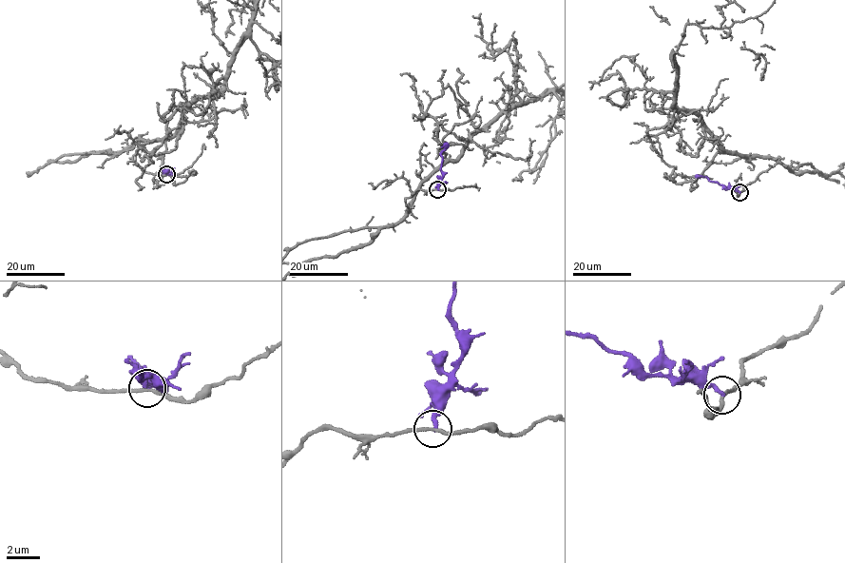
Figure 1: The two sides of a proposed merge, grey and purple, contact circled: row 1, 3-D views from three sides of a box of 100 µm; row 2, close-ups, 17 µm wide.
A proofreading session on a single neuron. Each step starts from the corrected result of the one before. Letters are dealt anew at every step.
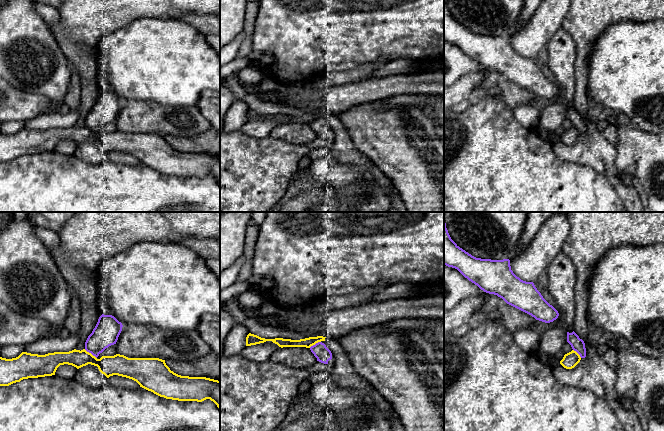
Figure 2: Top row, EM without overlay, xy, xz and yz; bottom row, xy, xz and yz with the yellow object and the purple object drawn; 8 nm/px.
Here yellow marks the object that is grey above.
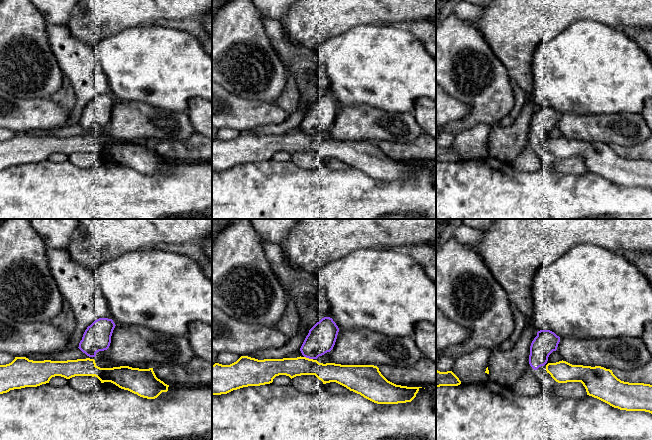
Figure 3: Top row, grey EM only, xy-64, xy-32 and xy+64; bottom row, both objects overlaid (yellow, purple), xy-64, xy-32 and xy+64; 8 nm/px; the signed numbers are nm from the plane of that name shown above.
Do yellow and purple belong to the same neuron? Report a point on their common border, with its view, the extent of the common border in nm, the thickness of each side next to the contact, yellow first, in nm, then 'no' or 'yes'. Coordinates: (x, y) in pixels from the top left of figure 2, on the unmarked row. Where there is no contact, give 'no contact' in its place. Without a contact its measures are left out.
meets yellow in xy at (90, 129); contact 130 nm long; 160 nm thick on the yellow side, 200 nm on the other; no

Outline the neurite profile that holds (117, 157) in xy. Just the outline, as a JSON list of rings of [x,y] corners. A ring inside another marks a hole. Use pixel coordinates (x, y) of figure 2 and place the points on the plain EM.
[[[118,151],[110,152],[108,154],[108,159],[119,164],[135,165],[140,163],[136,157]]]

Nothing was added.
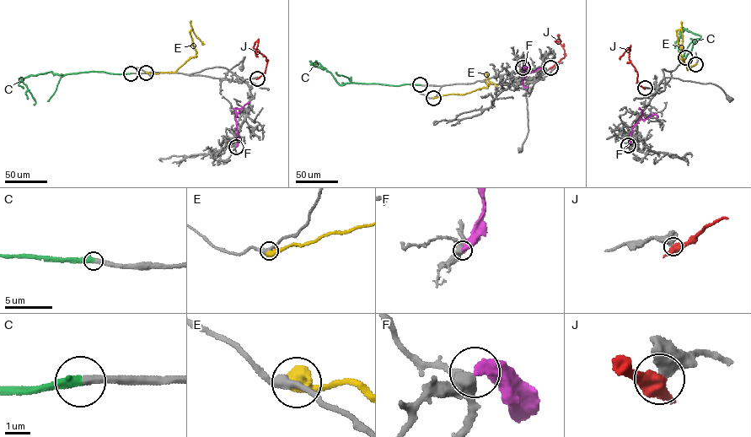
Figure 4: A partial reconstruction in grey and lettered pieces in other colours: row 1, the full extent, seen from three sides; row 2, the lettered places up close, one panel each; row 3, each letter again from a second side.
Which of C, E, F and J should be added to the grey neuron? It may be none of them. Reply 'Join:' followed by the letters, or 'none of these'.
Join: C

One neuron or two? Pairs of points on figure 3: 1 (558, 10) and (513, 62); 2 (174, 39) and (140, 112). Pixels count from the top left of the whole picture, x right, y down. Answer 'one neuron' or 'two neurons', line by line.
1: one neuron
2: two neurons

